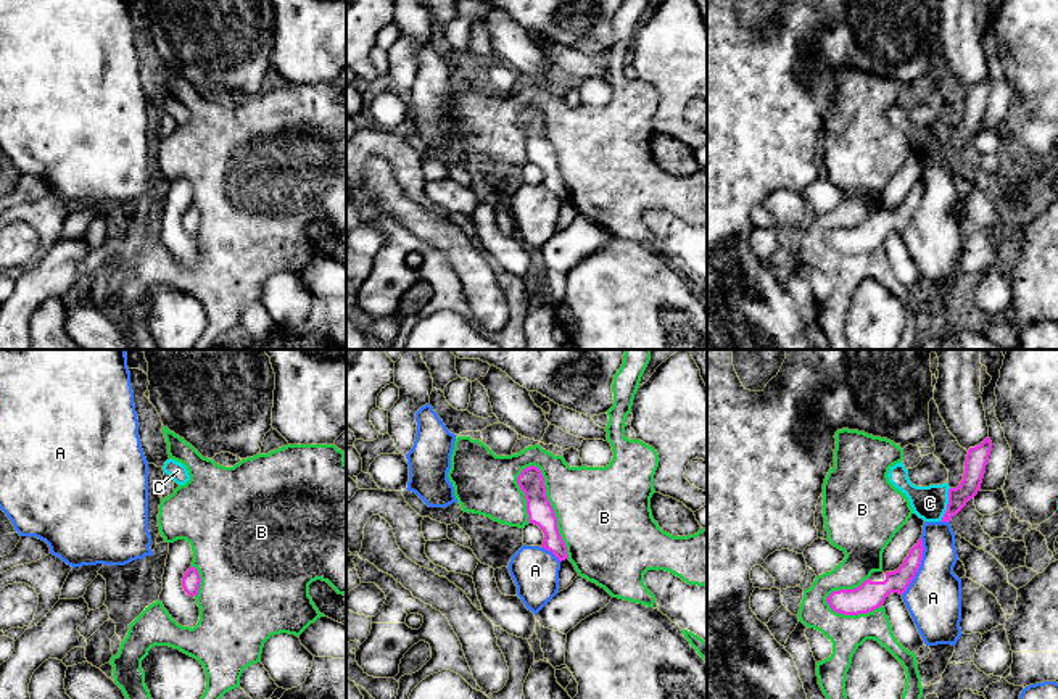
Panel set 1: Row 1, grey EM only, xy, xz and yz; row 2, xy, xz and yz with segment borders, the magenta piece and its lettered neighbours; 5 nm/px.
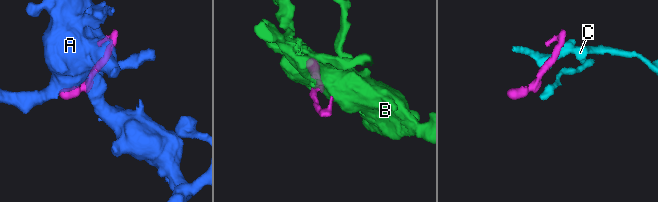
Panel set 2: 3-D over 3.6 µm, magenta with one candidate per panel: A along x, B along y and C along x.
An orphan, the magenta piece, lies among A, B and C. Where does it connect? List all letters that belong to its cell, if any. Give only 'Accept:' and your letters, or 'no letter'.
Accept: no letter

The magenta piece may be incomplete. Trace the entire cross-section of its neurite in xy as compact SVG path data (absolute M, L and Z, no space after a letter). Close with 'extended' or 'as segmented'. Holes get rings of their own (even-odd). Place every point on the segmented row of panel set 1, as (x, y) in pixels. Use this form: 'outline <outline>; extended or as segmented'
outline M190 567L182 578L182 588L188 596L196 596L200 589L200 573L195 567Z; as segmented

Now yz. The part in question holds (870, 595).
outline M923 540L910 549L903 564L894 572L873 572L858 588L833 591L826 602L844 615L868 614L881 607L891 593L903 594L915 578L923 559Z; extended

